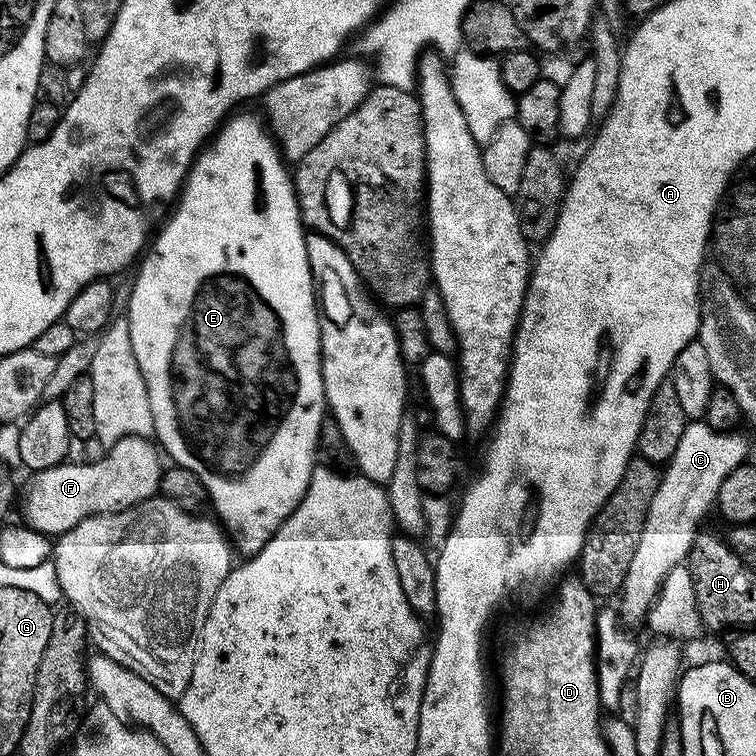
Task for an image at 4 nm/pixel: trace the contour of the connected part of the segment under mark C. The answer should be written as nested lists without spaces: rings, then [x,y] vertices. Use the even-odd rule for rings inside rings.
[[[692,422],[682,434],[678,450],[674,450],[672,459],[663,469],[660,485],[654,494],[654,502],[650,502],[650,510],[642,526],[642,538],[638,538],[638,550],[634,550],[634,558],[630,558],[630,570],[618,593],[618,615],[625,625],[645,623],[648,611],[656,603],[656,597],[659,596],[664,579],[668,577],[670,570],[681,567],[687,561],[688,551],[692,549],[692,544],[696,540],[696,533],[701,531],[703,524],[700,523],[708,511],[713,511],[716,495],[726,474],[730,474],[730,470],[749,459],[748,444],[738,433],[736,430],[719,432],[711,428],[707,422]]]

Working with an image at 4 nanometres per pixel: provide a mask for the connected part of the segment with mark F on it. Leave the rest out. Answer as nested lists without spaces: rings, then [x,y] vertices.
[[[127,436],[116,441],[105,451],[104,456],[97,460],[79,462],[80,464],[65,462],[41,472],[31,473],[24,484],[23,523],[34,531],[43,532],[49,538],[58,538],[87,516],[101,512],[121,512],[124,508],[132,508],[144,500],[151,500],[160,492],[162,465],[160,466],[159,455],[161,456],[161,453],[151,439]]]

